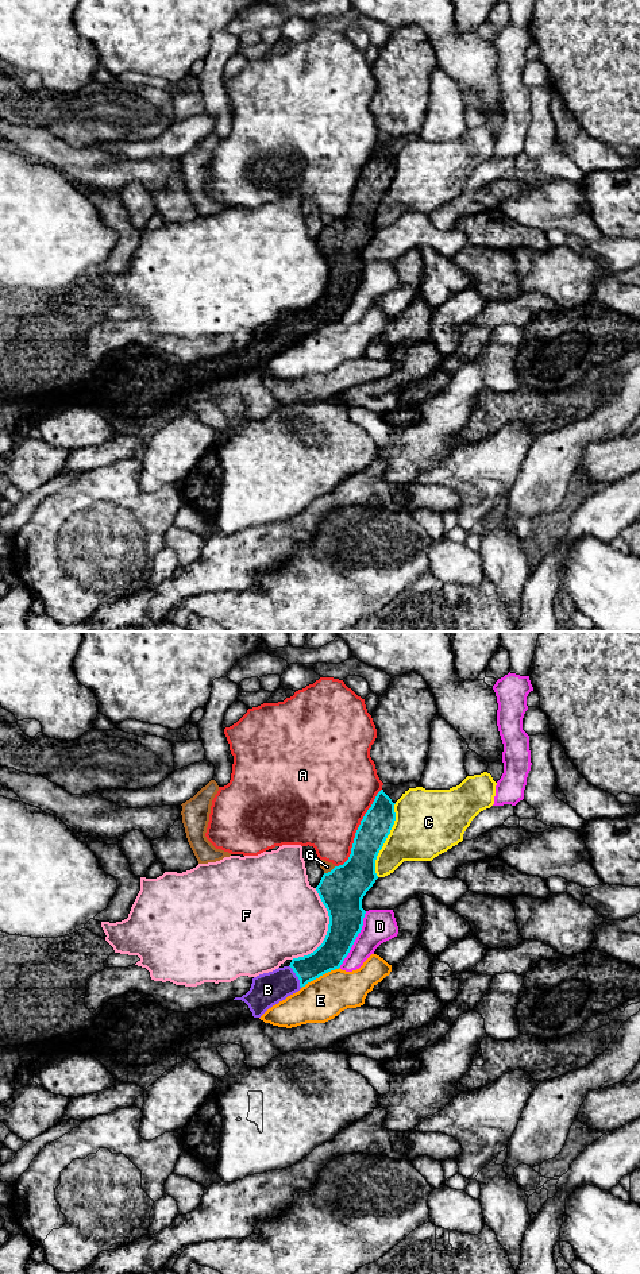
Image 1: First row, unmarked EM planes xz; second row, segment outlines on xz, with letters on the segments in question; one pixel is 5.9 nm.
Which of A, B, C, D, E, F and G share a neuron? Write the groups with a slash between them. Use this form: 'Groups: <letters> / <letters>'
Groups: A / B / C / D / E / F / G

